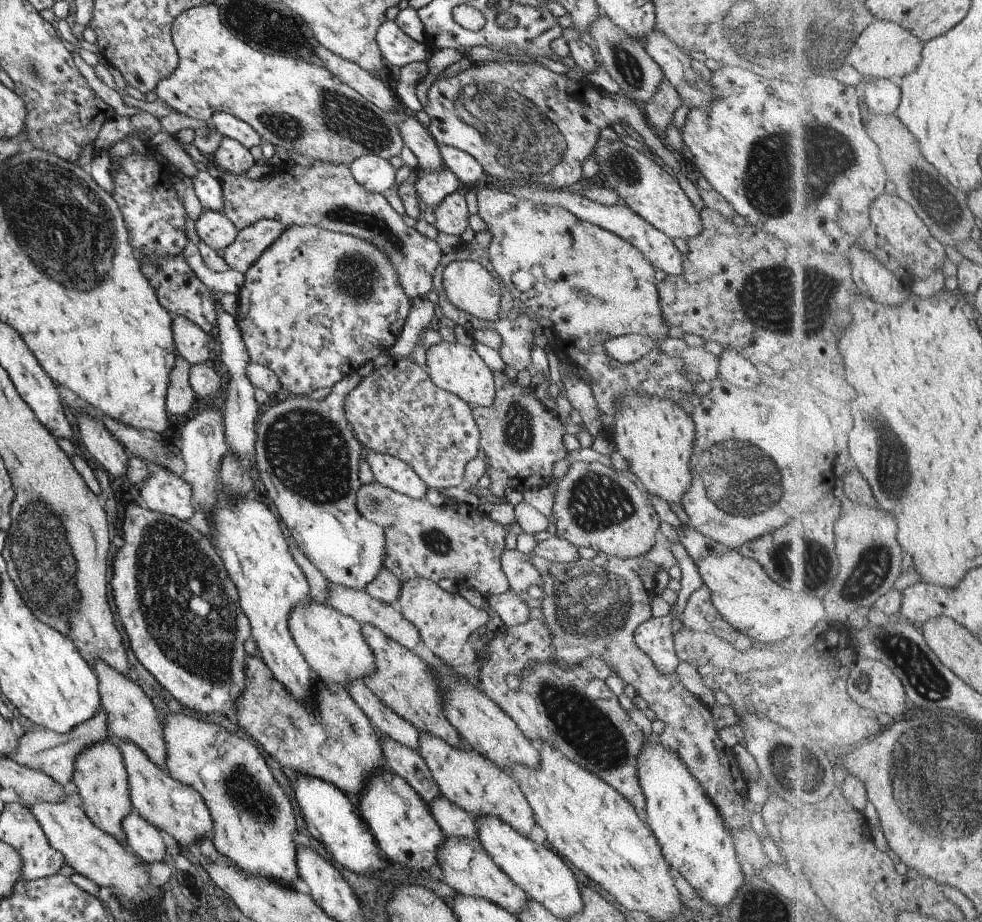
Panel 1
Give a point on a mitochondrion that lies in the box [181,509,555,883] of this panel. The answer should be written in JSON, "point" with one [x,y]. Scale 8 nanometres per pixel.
{"point":[244,790]}

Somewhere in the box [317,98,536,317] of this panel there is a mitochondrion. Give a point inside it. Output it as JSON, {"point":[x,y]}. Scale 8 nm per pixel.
{"point":[357,278]}

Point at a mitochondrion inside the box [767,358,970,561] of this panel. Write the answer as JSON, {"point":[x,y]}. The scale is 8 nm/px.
{"point":[891,477]}

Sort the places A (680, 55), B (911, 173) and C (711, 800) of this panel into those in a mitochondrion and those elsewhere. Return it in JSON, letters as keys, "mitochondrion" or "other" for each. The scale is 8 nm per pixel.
{"A":"other","B":"mitochondrion","C":"other"}

